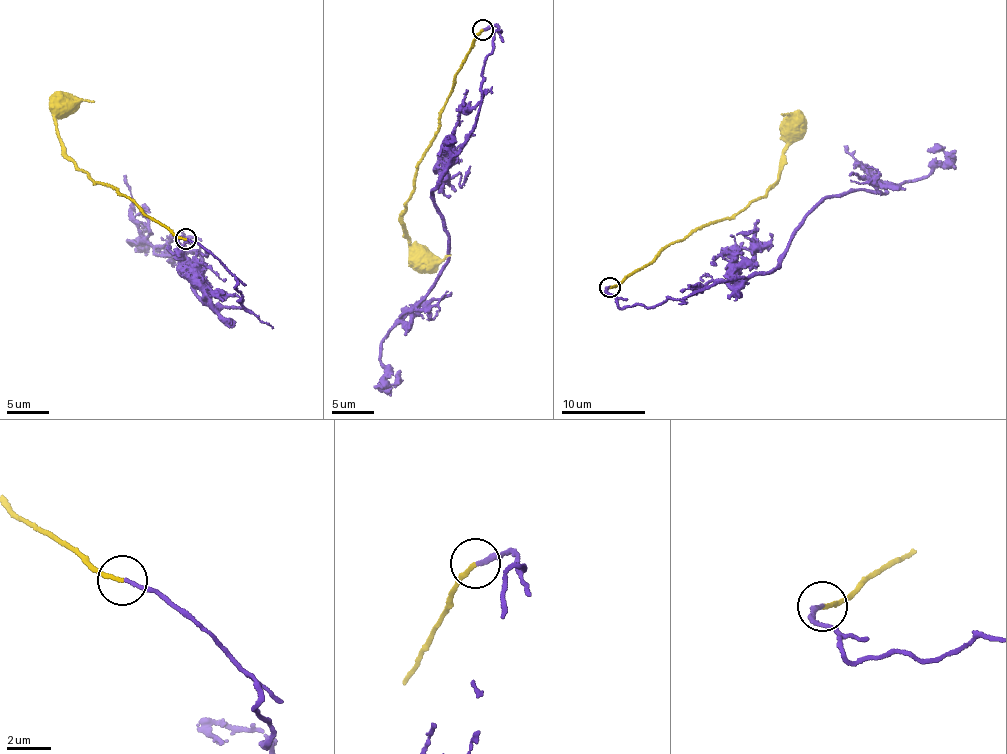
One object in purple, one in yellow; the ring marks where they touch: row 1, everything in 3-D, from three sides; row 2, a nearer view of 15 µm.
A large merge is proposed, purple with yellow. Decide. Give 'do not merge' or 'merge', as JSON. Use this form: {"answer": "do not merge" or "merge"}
{"answer": "merge"}

